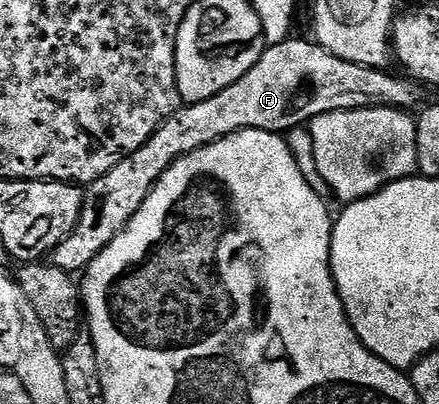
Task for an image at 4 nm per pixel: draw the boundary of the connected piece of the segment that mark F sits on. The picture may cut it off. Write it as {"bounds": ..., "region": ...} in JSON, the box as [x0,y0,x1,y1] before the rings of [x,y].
{"bounds":[51,36,422,276],"region":[[[290,36],[283,44],[269,46],[261,54],[261,59],[246,74],[239,76],[235,84],[207,100],[190,102],[174,110],[172,116],[135,153],[122,158],[111,172],[84,187],[81,219],[77,227],[54,248],[51,265],[74,276],[88,270],[95,256],[99,256],[99,252],[103,252],[103,248],[107,248],[107,244],[123,232],[135,212],[143,208],[143,200],[147,200],[163,172],[167,172],[177,158],[218,142],[220,138],[240,130],[266,130],[281,134],[304,127],[315,116],[323,116],[327,112],[380,106],[409,112],[414,109],[412,106],[420,107],[422,87],[404,77],[396,78],[387,71],[348,62],[327,52],[316,41],[304,42],[297,36]]]}

